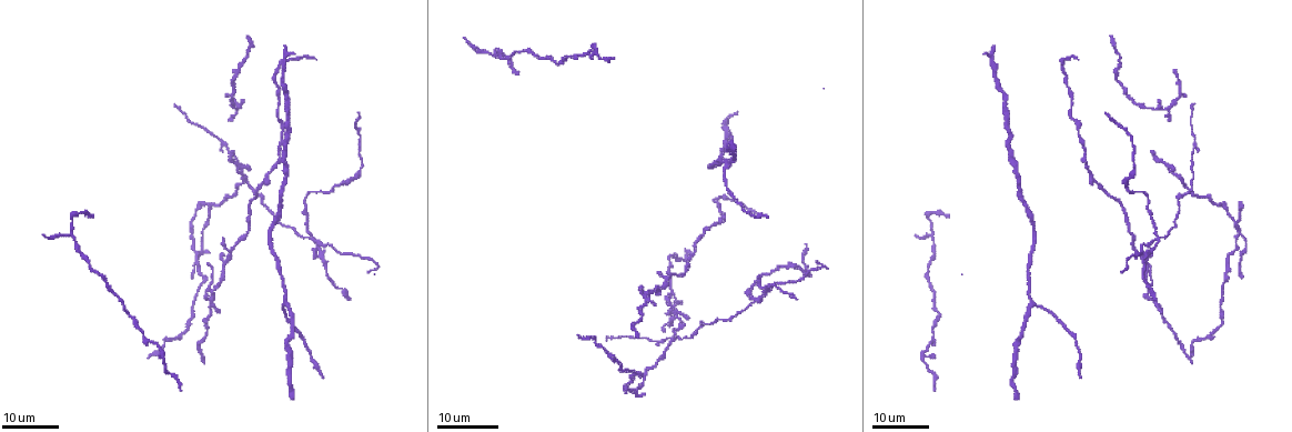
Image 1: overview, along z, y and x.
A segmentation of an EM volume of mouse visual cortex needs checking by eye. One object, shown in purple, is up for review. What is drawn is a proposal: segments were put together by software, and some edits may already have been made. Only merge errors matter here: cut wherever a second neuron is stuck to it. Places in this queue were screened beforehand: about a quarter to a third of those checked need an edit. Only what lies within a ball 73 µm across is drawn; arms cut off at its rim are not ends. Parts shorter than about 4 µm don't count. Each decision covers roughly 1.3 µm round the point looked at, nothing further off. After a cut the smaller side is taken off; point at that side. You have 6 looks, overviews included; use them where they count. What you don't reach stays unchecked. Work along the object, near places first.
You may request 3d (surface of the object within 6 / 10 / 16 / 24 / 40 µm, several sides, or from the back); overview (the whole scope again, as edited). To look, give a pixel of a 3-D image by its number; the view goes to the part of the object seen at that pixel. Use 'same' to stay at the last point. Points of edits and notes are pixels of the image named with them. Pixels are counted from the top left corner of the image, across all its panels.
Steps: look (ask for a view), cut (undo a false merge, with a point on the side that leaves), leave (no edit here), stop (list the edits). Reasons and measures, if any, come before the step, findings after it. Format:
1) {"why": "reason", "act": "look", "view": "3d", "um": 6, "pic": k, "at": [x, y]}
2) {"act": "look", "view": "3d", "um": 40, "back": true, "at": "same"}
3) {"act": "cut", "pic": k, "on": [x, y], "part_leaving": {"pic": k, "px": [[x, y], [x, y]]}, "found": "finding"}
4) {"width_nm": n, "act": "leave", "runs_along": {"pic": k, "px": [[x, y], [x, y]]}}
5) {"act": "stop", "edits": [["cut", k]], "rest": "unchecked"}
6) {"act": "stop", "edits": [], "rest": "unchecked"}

{"why": "three-way junction", "act": "look", "view": "3d", "um": 24, "pic": 1, "at": [146, 341]}

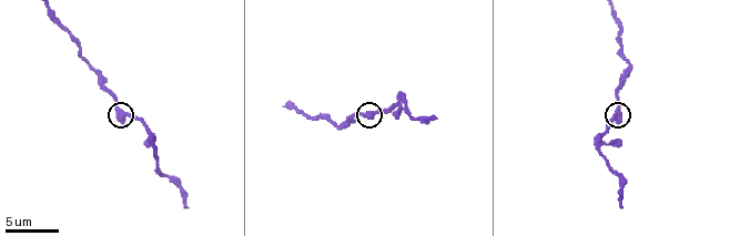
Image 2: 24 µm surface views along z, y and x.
{"act": "look", "view": "3d", "um": 6, "pic": 2, "at": [121, 113]}

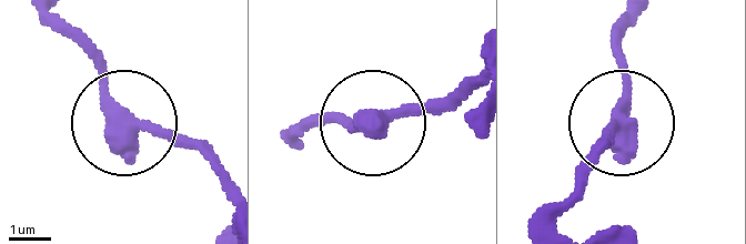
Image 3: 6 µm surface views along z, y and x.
{"width_nm": 320, "act": "leave", "found": "one neuron here"}

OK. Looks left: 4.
{"act": "look", "view": "3d", "um": 24, "pic": 1, "at": [1167, 108]}

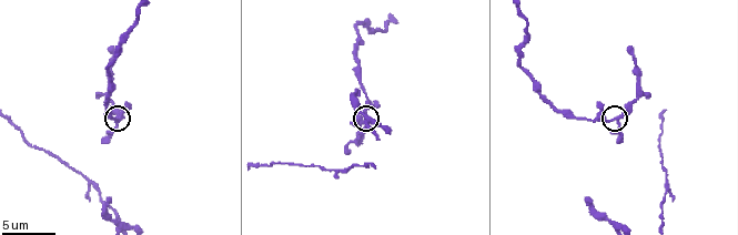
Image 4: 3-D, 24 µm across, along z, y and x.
{"act": "look", "view": "3d", "um": 10, "pic": 4, "at": [615, 119]}

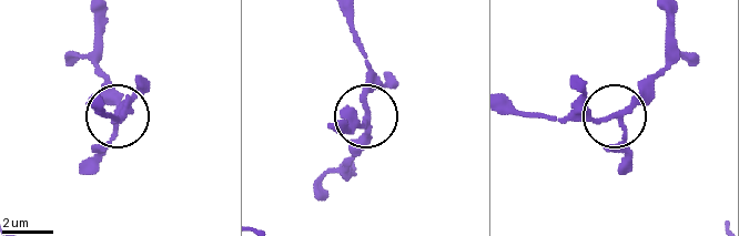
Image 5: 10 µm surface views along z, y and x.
{"side_arm_um": 8, "act": "leave", "found": "one neuron here"}

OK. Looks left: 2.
{"why": "two arms at a narrow angle", "act": "look", "view": "3d", "um": 16, "pic": 1, "at": [312, 234]}

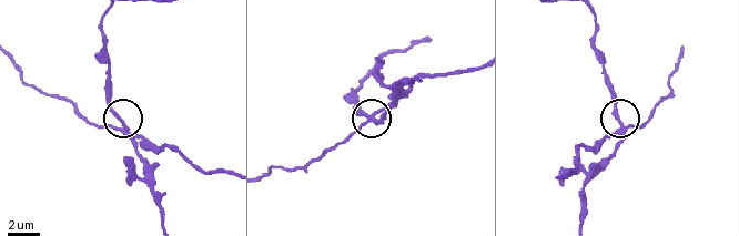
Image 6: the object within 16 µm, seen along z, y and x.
{"why": "closer look", "act": "look", "view": "3d", "um": 6, "pic": 6, "at": [121, 122]}

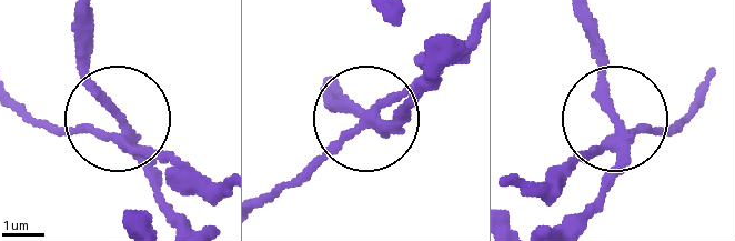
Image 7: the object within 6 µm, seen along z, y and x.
{"width_nm": 220, "act": "cut", "pic": 7, "on": [172, 158], "part_leaving": {"pic": 7, "px": [[118, 139], [16, 107]]}, "found": "two neurons meet here"}

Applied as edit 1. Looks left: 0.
{"act": "stop", "edits": [["cut", 7]], "rest": "unchecked"}

